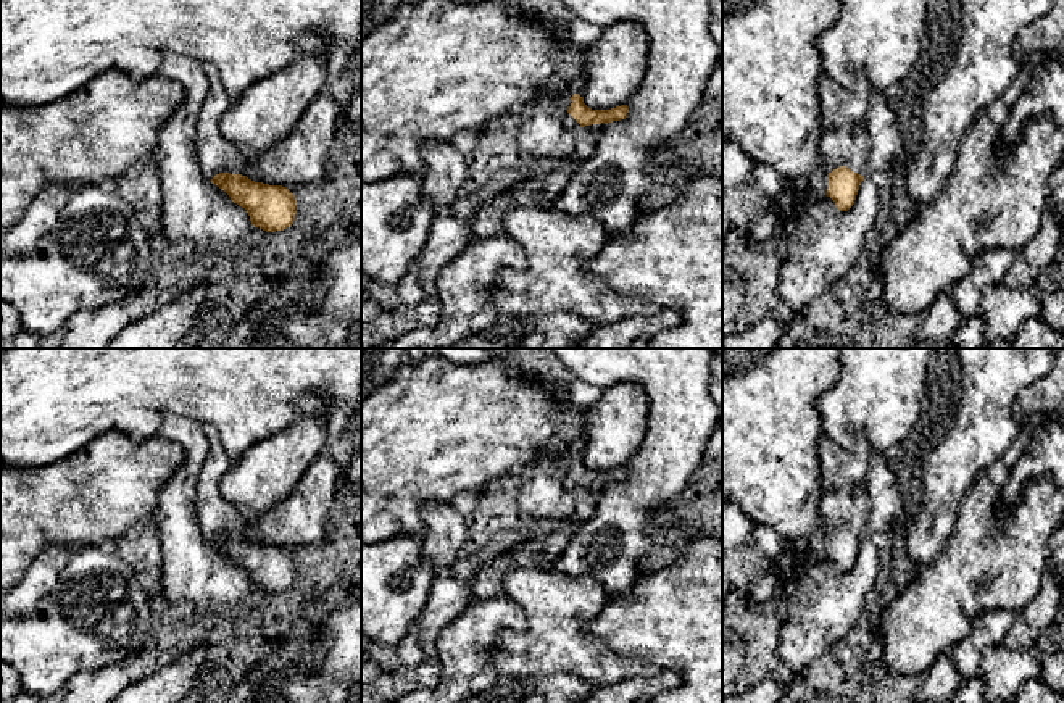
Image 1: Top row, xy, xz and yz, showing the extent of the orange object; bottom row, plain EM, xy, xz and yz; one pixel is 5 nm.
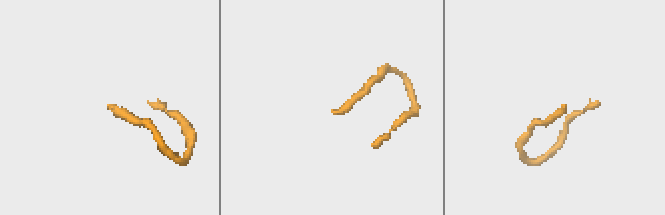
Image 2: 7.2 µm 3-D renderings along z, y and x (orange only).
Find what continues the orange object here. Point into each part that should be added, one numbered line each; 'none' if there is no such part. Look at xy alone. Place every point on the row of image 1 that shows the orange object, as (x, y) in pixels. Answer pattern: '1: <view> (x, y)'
1: xy (216, 153)

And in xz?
1: xz (569, 121)

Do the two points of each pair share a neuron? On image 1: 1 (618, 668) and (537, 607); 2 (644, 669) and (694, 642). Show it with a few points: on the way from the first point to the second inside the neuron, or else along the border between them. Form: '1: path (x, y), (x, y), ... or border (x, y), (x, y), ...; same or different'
1: path (598, 666), (556, 626); same
2: border (618, 652), (652, 661), (663, 669); different

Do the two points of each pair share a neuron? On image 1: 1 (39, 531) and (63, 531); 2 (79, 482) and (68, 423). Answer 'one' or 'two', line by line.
1: one
2: two

